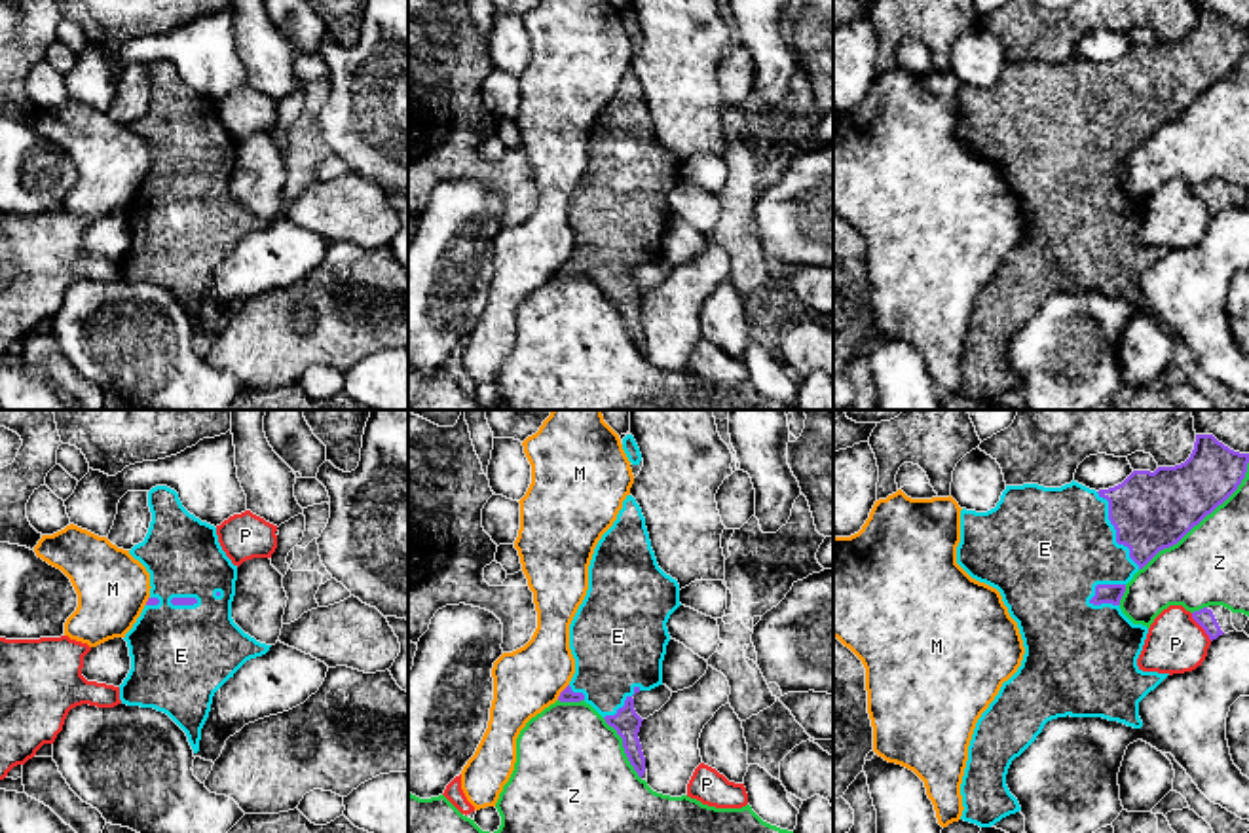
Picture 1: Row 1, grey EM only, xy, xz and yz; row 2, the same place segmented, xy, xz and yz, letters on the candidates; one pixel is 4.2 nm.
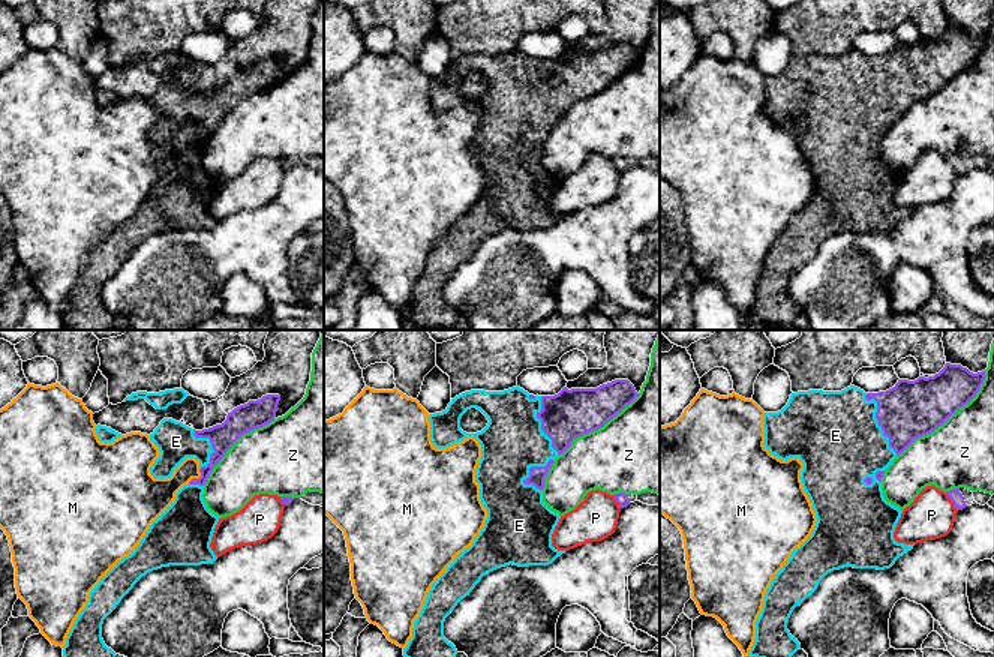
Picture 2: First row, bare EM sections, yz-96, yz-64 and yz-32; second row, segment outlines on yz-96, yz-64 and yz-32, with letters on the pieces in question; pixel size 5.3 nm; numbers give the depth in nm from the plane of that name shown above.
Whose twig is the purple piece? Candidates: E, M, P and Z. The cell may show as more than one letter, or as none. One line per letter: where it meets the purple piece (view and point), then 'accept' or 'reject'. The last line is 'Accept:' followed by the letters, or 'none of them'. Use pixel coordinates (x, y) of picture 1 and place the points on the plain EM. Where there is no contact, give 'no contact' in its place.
E: contact yz (1117, 107); accept
M: contact xz (562, 266); reject
P: contact yz (1200, 200); reject
Z: contact yz (1200, 95); reject
Accept: E

